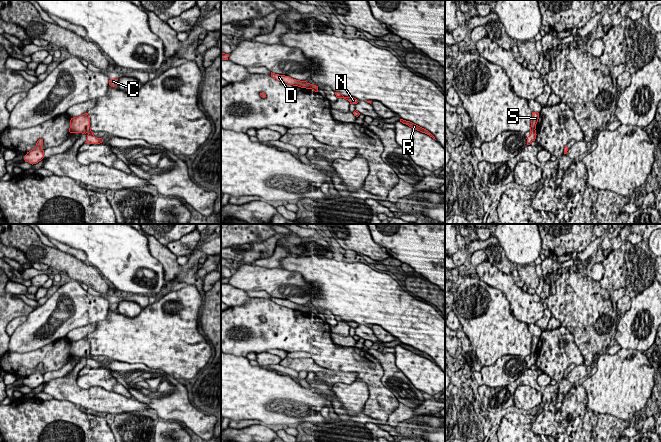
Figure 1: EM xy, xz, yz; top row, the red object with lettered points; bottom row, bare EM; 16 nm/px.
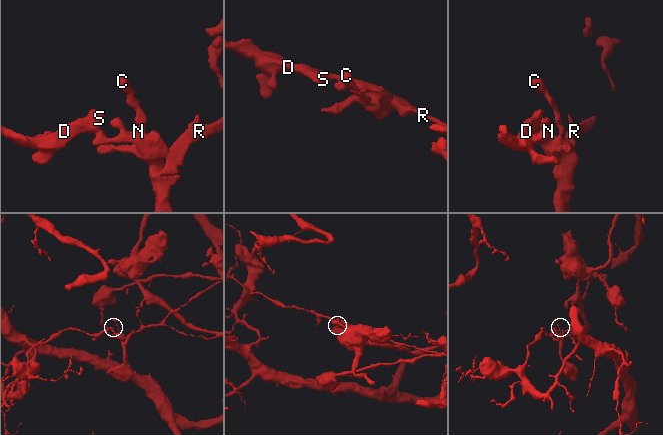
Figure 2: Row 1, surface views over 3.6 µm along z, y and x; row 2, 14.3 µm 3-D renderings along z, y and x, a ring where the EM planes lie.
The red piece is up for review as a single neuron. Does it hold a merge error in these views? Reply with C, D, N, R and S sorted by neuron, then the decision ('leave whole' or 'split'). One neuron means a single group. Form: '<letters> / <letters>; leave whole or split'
C N R / D S; split

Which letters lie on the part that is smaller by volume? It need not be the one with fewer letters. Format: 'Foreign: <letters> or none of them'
Foreign: C, N, R

